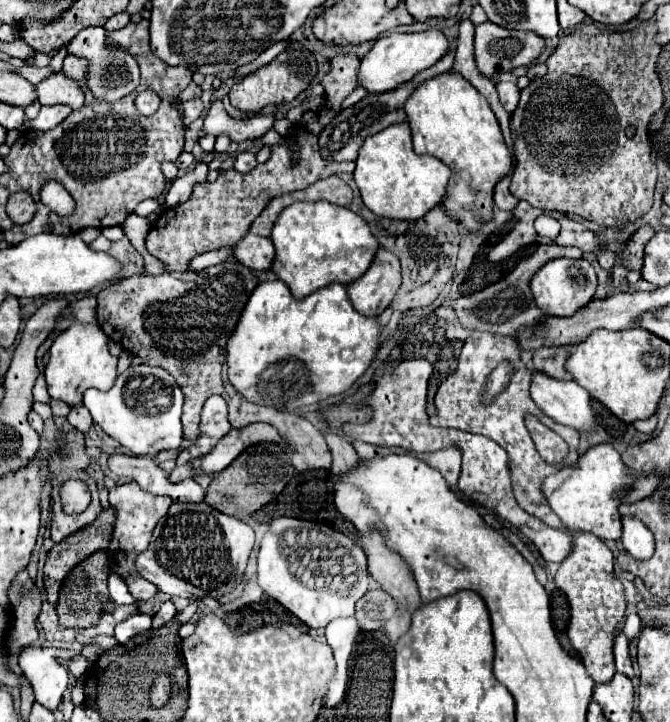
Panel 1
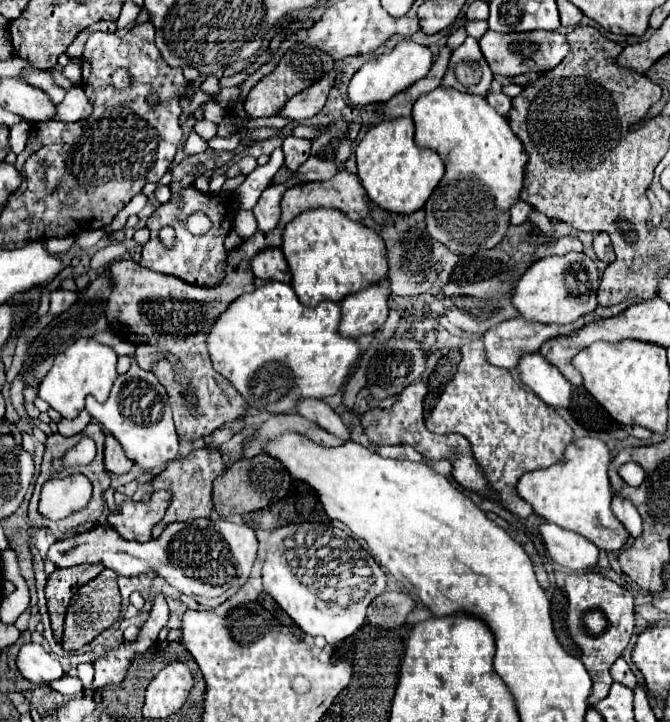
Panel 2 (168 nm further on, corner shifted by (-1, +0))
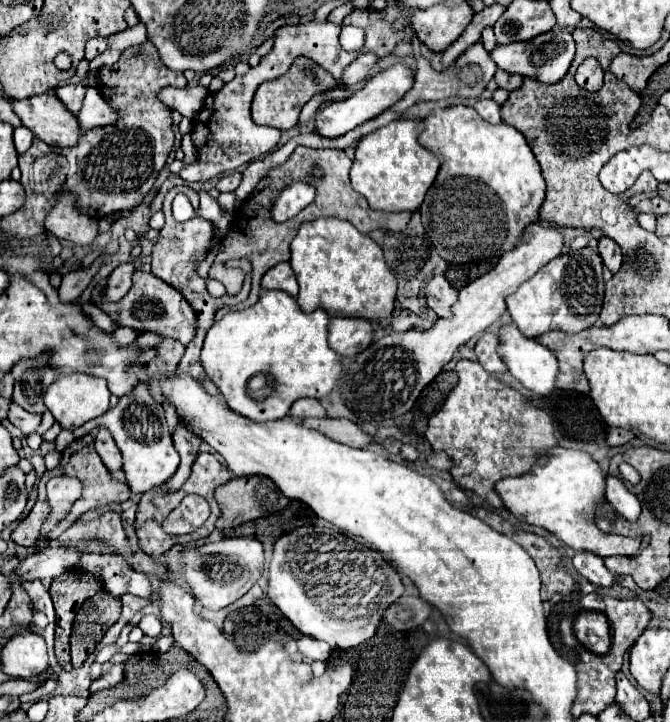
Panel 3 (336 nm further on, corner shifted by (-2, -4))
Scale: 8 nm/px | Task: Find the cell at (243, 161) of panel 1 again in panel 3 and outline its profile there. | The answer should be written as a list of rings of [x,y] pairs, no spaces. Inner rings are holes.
[[[234,171],[234,173],[230,173],[230,175],[224,175],[224,177],[218,181],[216,189],[218,189],[218,191],[236,191],[236,187],[240,185],[240,181],[242,181],[242,173],[240,173],[240,171]]]

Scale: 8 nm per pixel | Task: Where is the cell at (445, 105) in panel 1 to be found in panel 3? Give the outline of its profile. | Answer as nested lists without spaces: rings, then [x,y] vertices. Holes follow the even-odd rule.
[[[450,105],[444,109],[434,109],[422,119],[424,131],[418,137],[420,145],[430,149],[440,159],[440,171],[434,185],[428,189],[426,199],[420,207],[422,225],[442,259],[448,263],[470,263],[490,257],[500,257],[502,253],[516,247],[522,231],[530,223],[538,223],[538,209],[544,201],[544,179],[530,151],[524,135],[514,127],[500,123],[492,125],[484,121],[472,107]]]

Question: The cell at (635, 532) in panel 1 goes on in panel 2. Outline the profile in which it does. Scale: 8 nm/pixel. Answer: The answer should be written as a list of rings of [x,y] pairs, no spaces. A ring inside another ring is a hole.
[[[613,495],[611,509],[613,509],[615,517],[631,533],[631,537],[639,537],[639,533],[641,533],[641,517],[639,517],[639,511],[635,509],[635,505],[631,501],[623,499],[621,495]]]

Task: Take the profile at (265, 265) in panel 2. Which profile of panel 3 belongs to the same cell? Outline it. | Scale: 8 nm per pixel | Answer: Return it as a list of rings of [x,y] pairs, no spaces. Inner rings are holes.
[[[278,263],[272,269],[268,269],[266,275],[262,277],[262,287],[264,289],[282,289],[282,291],[290,293],[292,297],[298,295],[298,283],[296,283],[290,263]]]

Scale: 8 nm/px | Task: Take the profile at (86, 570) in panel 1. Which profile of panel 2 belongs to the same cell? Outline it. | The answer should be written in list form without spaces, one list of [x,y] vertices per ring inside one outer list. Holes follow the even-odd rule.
[[[105,569],[95,581],[89,581],[83,585],[75,597],[71,599],[67,617],[65,617],[65,633],[63,633],[63,649],[67,653],[75,653],[83,645],[91,643],[101,631],[109,629],[117,619],[121,611],[121,595],[117,587],[117,573],[111,569]]]

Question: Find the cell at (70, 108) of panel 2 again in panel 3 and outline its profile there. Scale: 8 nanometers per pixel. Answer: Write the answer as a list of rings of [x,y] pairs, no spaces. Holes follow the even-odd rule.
[[[88,87],[86,97],[82,101],[80,111],[76,113],[76,119],[84,131],[100,125],[110,125],[116,121],[116,113],[108,107],[108,103],[102,99],[100,91],[96,87]]]

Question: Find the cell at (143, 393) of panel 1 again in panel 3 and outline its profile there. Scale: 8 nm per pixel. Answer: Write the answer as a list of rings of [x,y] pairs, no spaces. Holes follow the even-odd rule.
[[[138,383],[130,393],[120,397],[116,407],[108,409],[104,415],[75,429],[73,431],[75,439],[90,434],[96,427],[106,427],[112,433],[118,449],[122,451],[122,457],[124,457],[122,471],[126,473],[132,493],[144,493],[144,491],[168,481],[174,475],[174,471],[178,469],[180,457],[172,445],[172,435],[168,431],[164,409],[150,395],[150,387],[146,383]]]

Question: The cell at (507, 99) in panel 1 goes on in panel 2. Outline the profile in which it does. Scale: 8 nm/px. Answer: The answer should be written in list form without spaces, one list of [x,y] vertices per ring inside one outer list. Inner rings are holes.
[[[487,93],[487,103],[503,117],[507,117],[511,109],[511,99],[505,93]]]

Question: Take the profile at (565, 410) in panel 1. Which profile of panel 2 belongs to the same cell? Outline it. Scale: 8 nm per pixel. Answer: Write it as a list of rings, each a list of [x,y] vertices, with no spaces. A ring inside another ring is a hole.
[[[539,351],[525,353],[517,363],[519,379],[527,385],[541,401],[551,407],[567,407],[571,401],[573,385],[551,365]]]

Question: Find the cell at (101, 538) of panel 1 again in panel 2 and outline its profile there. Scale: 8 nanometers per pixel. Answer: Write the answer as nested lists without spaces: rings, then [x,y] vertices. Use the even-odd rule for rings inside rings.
[[[101,563],[77,565],[67,569],[55,569],[47,579],[47,587],[45,587],[47,607],[49,607],[49,617],[51,617],[53,635],[57,643],[61,643],[61,637],[63,637],[63,621],[65,621],[65,613],[71,597],[77,593],[79,587],[93,581],[103,569],[105,567]]]

